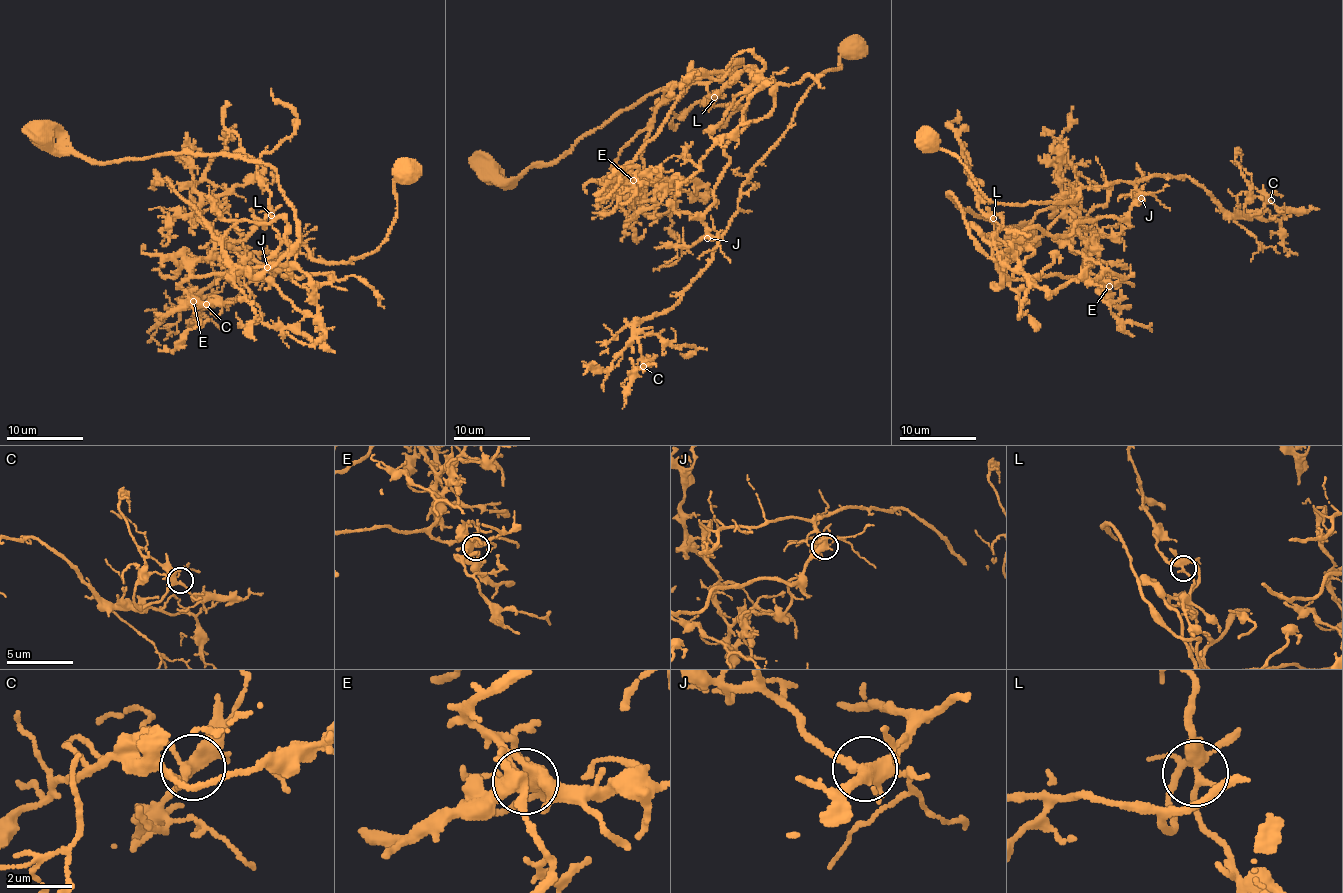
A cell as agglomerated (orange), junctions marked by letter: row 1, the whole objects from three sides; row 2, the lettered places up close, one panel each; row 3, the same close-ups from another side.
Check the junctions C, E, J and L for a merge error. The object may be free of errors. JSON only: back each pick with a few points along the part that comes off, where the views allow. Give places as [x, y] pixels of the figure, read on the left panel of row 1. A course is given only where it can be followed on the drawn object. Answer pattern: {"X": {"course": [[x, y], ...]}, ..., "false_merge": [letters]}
{"L": {"course": [[270, 215], [313, 296], [334, 275], [263, 270], [298, 244], [329, 262], [373, 252], [394, 179], [417, 169]]}, "false_merge": ["L"]}

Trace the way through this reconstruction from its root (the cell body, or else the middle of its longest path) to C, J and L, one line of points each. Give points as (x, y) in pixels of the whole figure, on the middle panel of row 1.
C: (757, 80), (775, 84), (774, 105), (725, 148), (703, 218), (719, 242), (680, 302), (635, 327), (643, 366)
J: (757, 80), (775, 84), (774, 105), (725, 148), (729, 162), (703, 218), (707, 238)
L: (757, 80), (754, 68), (750, 68), (737, 74), (738, 79), (714, 98)

